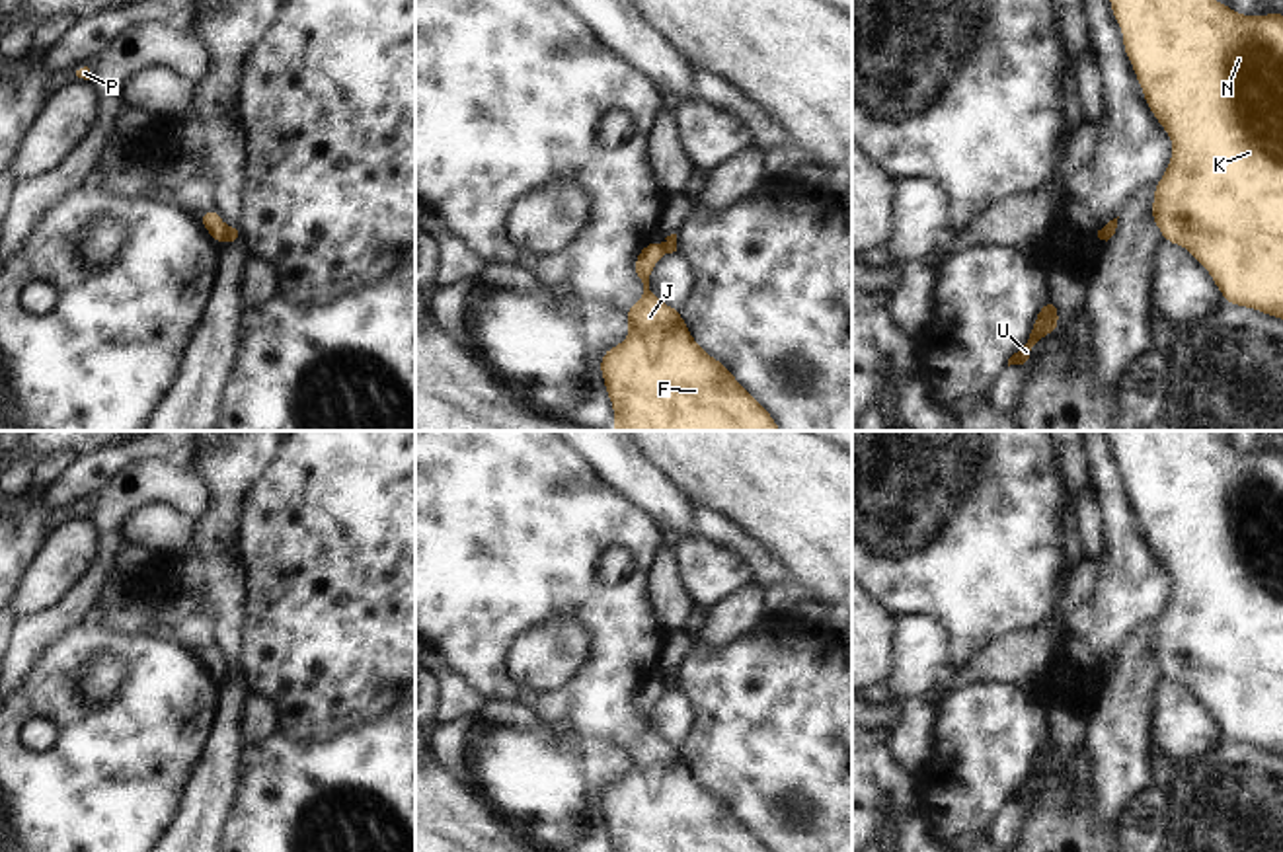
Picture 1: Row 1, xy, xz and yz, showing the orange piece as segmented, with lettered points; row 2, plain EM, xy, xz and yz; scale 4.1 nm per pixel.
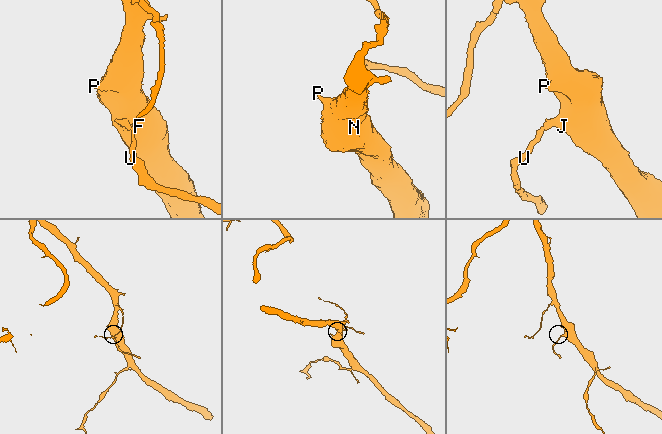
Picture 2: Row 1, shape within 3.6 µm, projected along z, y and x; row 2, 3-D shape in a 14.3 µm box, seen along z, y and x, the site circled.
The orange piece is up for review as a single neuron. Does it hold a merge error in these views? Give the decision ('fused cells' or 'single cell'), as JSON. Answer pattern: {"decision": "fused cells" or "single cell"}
{"decision": "fused cells"}

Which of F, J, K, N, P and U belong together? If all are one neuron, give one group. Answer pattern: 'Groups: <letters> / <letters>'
Groups: F J K N P / U.

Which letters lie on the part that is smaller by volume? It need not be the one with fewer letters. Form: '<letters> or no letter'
U

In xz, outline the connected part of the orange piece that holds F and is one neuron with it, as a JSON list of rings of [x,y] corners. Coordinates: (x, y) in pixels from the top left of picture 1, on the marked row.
[[[661,242],[645,244],[634,261],[643,294],[624,314],[628,335],[616,347],[604,349],[601,374],[614,411],[614,431],[782,431],[729,372],[690,335],[679,308],[671,308],[649,289],[649,275],[665,255]]]

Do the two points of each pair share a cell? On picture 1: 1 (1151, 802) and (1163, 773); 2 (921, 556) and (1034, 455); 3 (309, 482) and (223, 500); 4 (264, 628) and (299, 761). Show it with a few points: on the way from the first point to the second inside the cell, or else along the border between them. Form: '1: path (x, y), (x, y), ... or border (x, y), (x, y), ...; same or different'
1: border (1159, 786), (1166, 792); different
2: path (948, 529), (1007, 470); same
3: border (270, 459), (242, 492), (238, 525), (233, 537); different
4: border (277, 728), (316, 739), (338, 734); different

